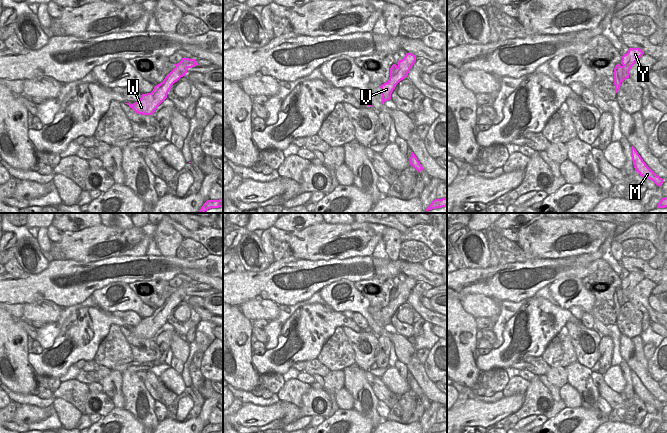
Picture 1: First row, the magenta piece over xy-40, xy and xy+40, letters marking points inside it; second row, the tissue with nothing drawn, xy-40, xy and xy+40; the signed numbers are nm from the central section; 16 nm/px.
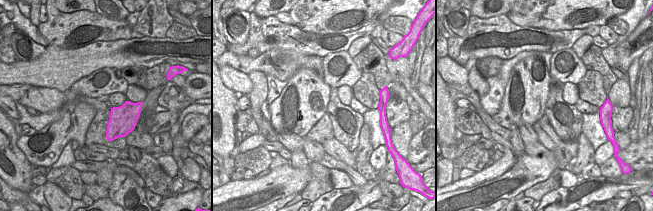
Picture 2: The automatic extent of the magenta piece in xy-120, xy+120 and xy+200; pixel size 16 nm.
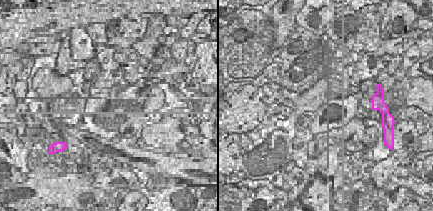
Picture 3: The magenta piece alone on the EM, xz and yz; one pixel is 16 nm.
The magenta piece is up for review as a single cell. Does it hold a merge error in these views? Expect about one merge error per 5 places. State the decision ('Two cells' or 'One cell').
Two cells

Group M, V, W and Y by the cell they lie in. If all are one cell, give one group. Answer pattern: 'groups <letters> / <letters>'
groups M / V W Y

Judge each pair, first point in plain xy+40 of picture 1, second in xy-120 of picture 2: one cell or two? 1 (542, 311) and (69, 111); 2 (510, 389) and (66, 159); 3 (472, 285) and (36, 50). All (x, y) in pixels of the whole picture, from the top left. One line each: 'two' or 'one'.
1: one
2: two
3: two

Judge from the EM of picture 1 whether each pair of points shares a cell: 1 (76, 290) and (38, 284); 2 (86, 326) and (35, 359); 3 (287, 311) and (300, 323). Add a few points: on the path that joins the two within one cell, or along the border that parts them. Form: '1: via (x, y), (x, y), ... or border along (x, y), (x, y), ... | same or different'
1: via (67, 289), (47, 286) | same
2: via (76, 342), (67, 357), (57, 352), (50, 355) | same
3: border along (312, 304), (299, 306), (284, 323), (278, 335) | different

